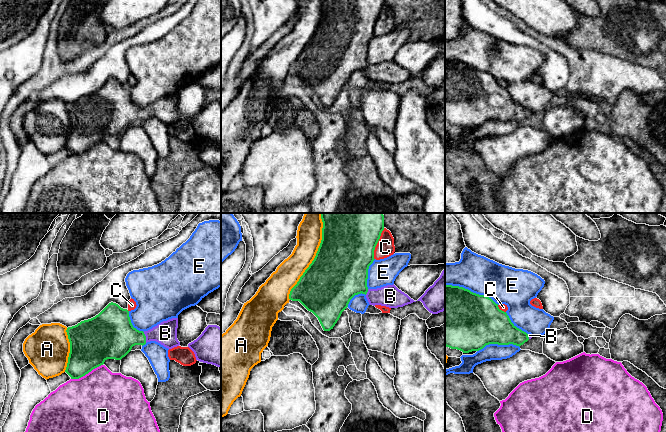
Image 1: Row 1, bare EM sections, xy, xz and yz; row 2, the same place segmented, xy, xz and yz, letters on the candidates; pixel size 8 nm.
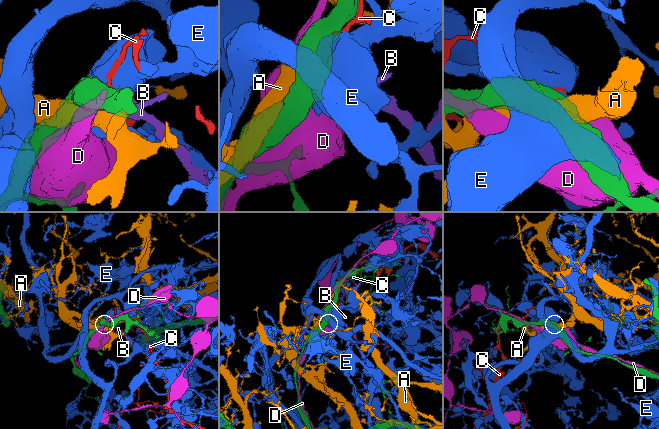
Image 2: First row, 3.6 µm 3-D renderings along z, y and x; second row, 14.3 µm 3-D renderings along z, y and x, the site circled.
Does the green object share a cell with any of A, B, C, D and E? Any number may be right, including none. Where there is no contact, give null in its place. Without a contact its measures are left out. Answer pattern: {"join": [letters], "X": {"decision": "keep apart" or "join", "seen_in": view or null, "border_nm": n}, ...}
{"join": ["B"], "A": {"decision": "keep apart", "seen_in": "xz", "border_nm": 650}, "B": {"decision": "join", "seen_in": "xy", "border_nm": 90}, "C": {"decision": "keep apart", "seen_in": "xz", "border_nm": 260}, "D": {"decision": "keep apart", "seen_in": "xy", "border_nm": 280}, "E": {"decision": "keep apart", "seen_in": "yz", "border_nm": 460}}

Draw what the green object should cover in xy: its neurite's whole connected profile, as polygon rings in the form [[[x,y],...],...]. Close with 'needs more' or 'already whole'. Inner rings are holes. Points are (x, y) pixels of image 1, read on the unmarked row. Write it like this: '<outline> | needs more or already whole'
[[[109,79],[95,93],[68,103],[66,108],[70,118],[70,129],[65,148],[71,155],[79,155],[93,145],[101,142],[107,135],[121,136],[135,121],[145,121],[156,117],[168,125],[180,121],[177,115],[178,94],[163,97],[148,107],[139,107],[133,103],[129,87],[116,79]]] | needs more

